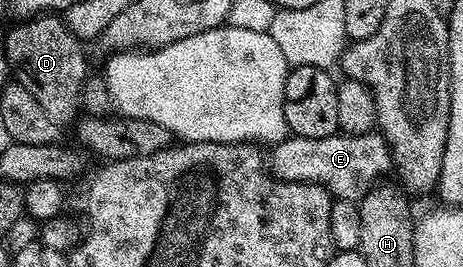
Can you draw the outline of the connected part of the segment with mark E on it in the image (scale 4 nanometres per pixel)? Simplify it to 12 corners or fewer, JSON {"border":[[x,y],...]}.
{"border":[[381,133],[273,144],[275,179],[346,197],[391,162]]}

